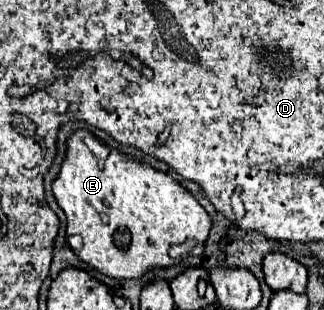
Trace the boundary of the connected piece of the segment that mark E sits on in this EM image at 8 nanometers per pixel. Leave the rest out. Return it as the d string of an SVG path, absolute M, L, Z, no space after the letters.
M78 130L68 138L68 150L58 178L54 180L54 196L58 206L64 210L68 226L66 234L80 234L84 240L84 248L78 252L78 258L84 260L94 270L102 272L108 278L116 280L132 280L140 278L156 268L170 268L170 248L174 244L182 244L186 240L194 240L204 246L210 234L210 216L206 210L192 198L174 178L164 172L154 170L144 162L134 162L132 158L120 154L118 150L110 150L108 158L100 162L84 144L88 130Z

